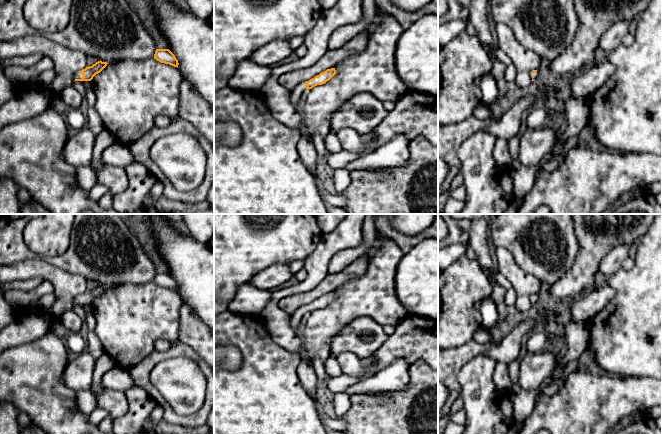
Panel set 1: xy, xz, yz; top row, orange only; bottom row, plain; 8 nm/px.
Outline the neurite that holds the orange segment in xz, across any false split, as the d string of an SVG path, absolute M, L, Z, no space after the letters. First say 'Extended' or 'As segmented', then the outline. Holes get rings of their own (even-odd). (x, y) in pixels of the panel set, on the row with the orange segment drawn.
Extended. M335 68L327 69L326 71L322 72L319 75L315 76L314 78L310 79L309 81L306 81L305 83L298 85L296 88L294 88L290 92L290 102L291 102L292 106L293 107L297 106L297 104L300 100L300 96L305 89L312 89L313 87L315 87L317 85L325 84L335 74L336 74Z

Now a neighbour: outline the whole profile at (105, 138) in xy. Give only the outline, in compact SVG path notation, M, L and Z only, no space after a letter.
M106 129L102 130L96 136L95 145L93 147L93 157L90 167L96 171L102 168L106 163L102 160L103 151L116 142L115 137Z

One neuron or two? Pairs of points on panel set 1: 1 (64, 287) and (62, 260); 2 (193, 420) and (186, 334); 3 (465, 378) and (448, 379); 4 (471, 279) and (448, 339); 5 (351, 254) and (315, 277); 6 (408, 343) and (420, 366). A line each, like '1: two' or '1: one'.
1: two
2: two
3: two
4: one
5: two
6: two

